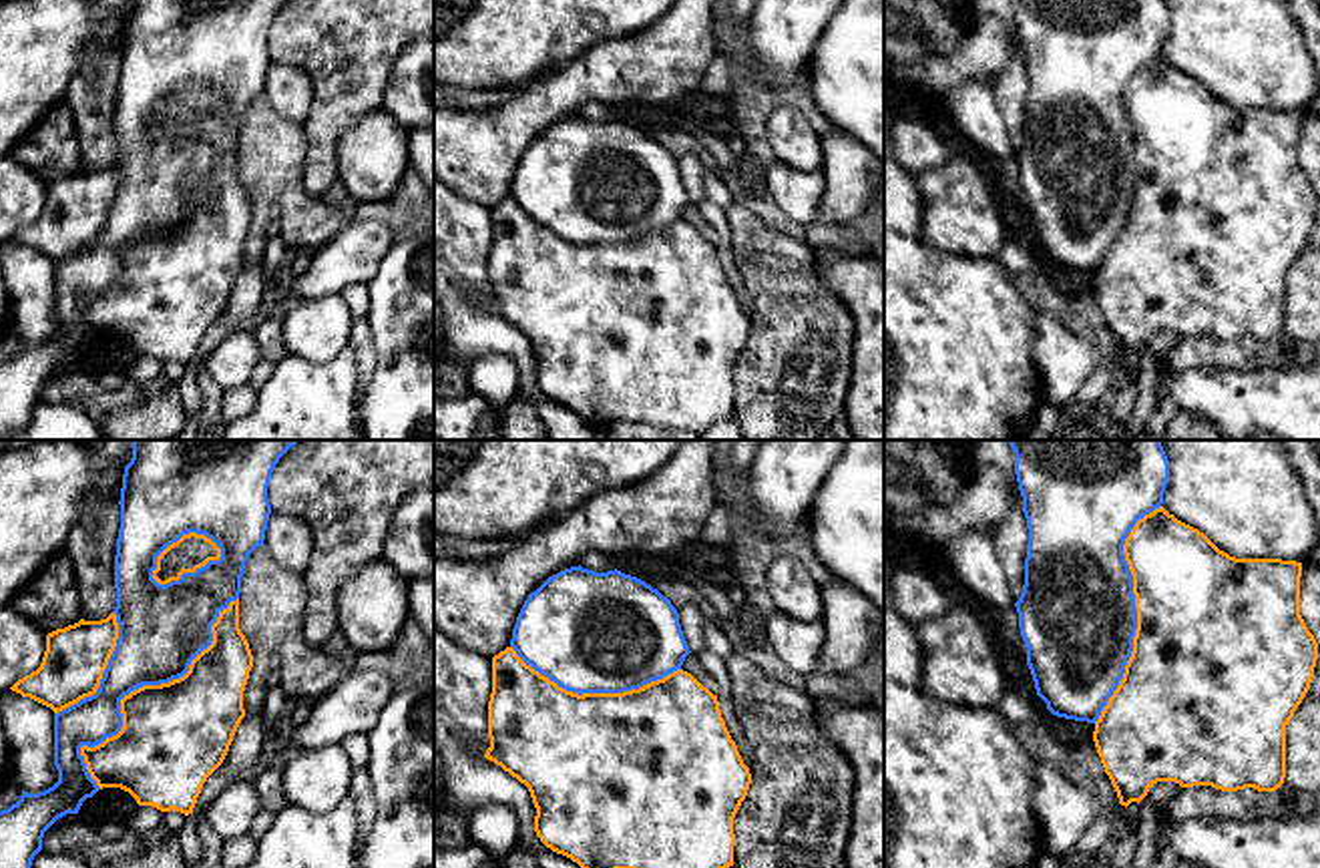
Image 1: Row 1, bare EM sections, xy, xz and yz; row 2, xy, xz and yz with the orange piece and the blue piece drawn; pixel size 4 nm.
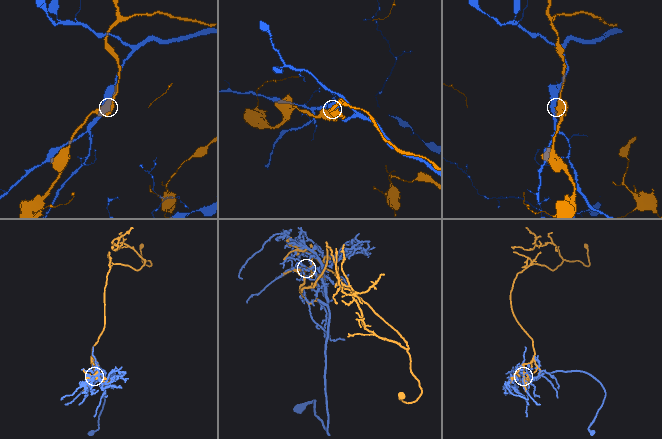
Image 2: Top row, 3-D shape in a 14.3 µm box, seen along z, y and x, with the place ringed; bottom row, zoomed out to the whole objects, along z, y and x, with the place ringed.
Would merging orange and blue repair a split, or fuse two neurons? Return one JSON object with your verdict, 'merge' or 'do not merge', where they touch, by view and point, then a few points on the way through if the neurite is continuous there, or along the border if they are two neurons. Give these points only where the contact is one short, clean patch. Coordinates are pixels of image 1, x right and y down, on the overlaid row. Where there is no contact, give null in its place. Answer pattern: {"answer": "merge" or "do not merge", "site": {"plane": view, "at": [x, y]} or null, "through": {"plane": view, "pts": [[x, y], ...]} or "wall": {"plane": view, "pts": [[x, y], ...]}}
{"answer": "do not merge", "site": {"plane": "xy", "at": [139, 688]}}

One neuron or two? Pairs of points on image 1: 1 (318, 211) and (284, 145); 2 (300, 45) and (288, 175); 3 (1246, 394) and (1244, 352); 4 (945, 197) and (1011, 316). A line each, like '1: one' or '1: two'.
1: one
2: two
3: two
4: two

